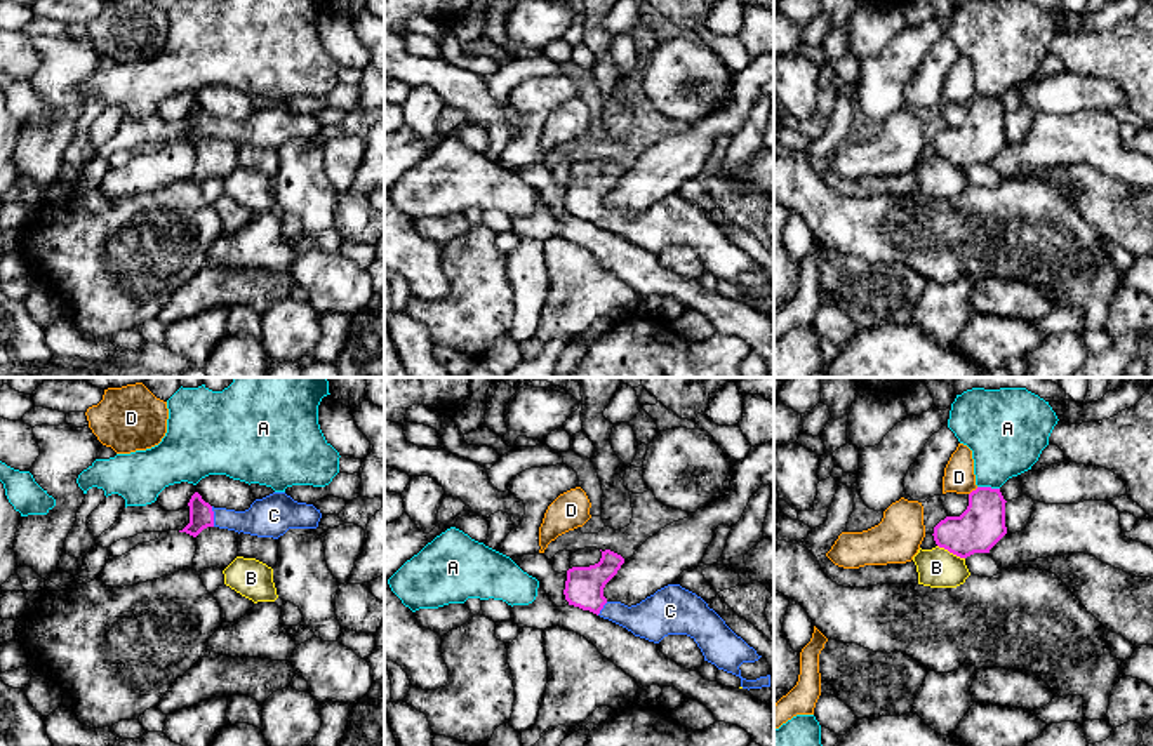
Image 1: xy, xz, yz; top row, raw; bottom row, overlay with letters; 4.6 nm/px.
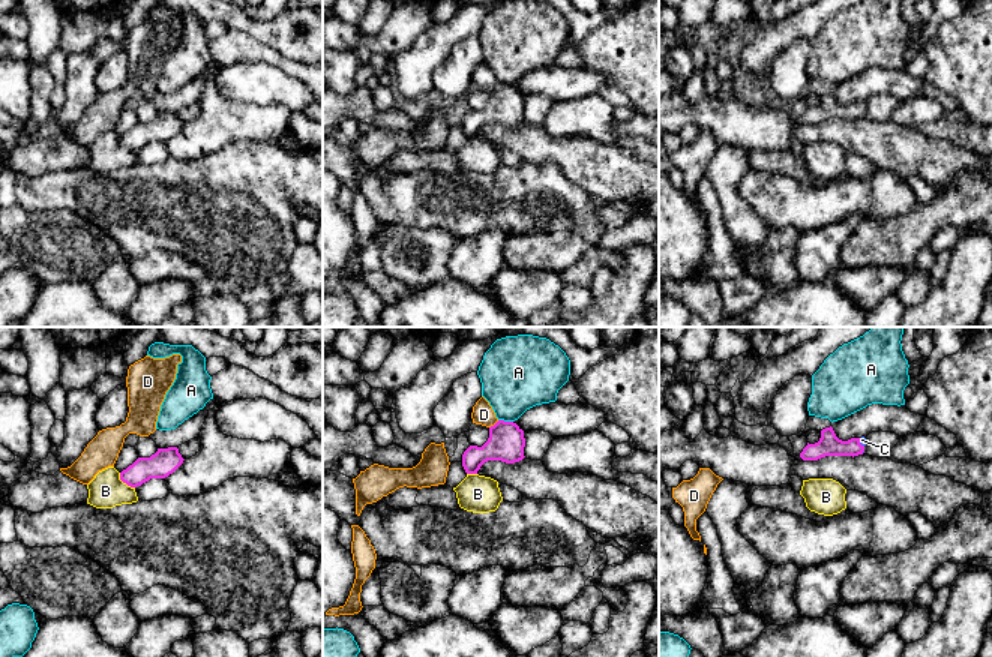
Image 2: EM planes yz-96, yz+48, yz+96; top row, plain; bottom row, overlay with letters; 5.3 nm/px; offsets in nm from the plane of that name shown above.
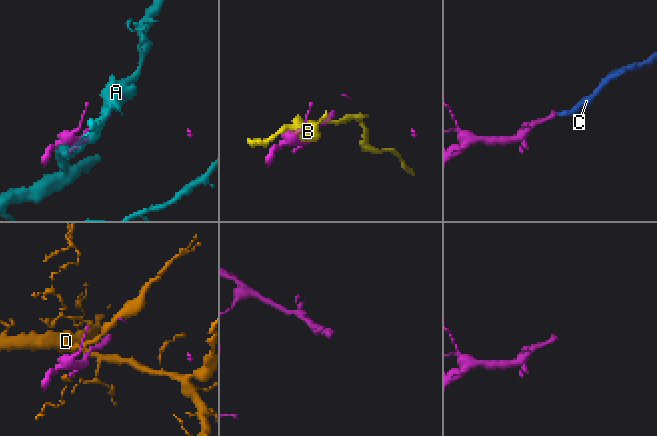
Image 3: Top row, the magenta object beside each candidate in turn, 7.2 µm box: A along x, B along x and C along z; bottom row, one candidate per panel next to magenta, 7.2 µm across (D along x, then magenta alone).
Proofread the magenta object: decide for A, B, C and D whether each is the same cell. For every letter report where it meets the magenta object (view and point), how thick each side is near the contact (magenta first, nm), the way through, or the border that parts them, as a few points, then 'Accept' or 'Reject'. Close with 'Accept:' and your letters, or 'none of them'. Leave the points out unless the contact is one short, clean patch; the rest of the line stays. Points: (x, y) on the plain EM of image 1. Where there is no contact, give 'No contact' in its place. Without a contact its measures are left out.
A: Touches magenta at yz (988, 98). Thickness 220 nm (magenta) against 340 nm. Reject
B: Touches magenta at yz (952, 162). Thickness 220 nm (magenta) against 180 nm. Reject
C: Touches magenta at xy (213, 127). Thickness 110 nm (magenta) against 180 nm. Path across: xy (200, 124), (213, 127), (266, 127). Accept
D: Touches magenta at yz (973, 101). Thickness 220 nm (magenta) against 140 nm. Boundary: yz (978, 98), (969, 105). Reject
Accept: C

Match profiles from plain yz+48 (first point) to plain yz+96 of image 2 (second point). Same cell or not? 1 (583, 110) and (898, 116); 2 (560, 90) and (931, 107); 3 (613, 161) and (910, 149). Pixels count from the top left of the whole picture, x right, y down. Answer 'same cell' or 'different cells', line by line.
1: same cell
2: different cells
3: same cell

